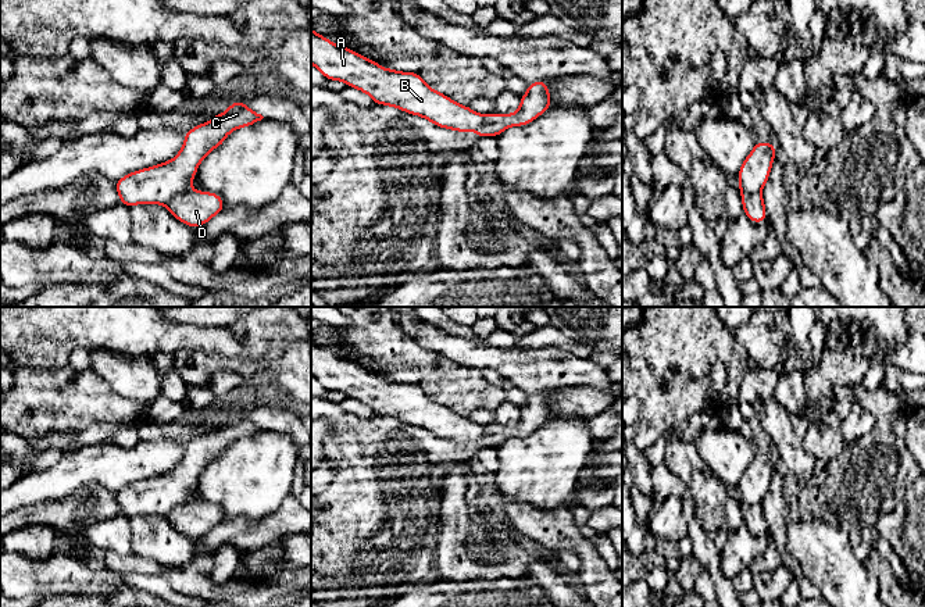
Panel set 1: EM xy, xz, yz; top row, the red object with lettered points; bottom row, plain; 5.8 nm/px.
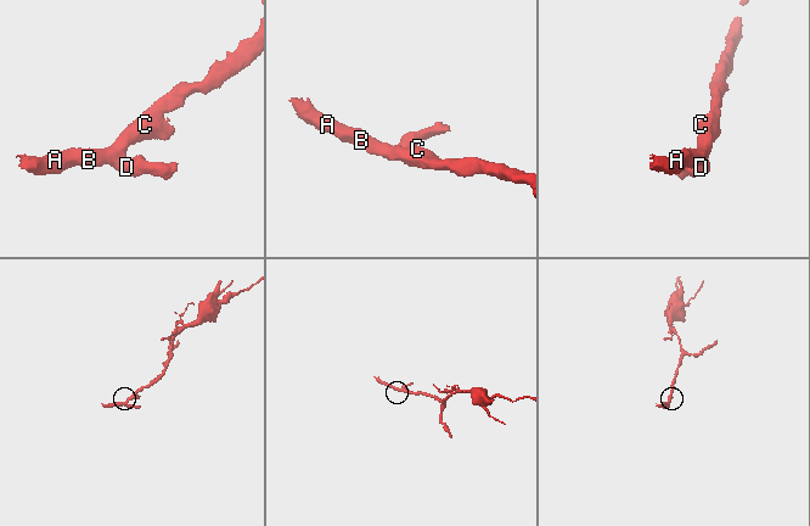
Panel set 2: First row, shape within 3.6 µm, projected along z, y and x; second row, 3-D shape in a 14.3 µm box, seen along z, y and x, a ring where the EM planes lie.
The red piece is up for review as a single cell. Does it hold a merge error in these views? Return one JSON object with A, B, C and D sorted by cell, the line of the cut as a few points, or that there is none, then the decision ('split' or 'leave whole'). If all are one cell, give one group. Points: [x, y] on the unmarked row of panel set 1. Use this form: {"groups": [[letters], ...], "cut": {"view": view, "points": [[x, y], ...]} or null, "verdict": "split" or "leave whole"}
{"groups": [["A", "B", "C"], ["D"]], "cut": {"view": "xy", "points": [[189, 500], [177, 504], [165, 517]]}, "verdict": "split"}

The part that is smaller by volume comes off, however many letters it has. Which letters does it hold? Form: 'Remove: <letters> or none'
Remove: D

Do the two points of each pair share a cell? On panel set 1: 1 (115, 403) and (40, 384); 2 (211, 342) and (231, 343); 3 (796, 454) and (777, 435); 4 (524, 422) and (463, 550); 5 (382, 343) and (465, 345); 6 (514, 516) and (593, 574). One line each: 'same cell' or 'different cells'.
1: same cell
2: same cell
3: same cell
4: different cells
5: different cells
6: same cell

